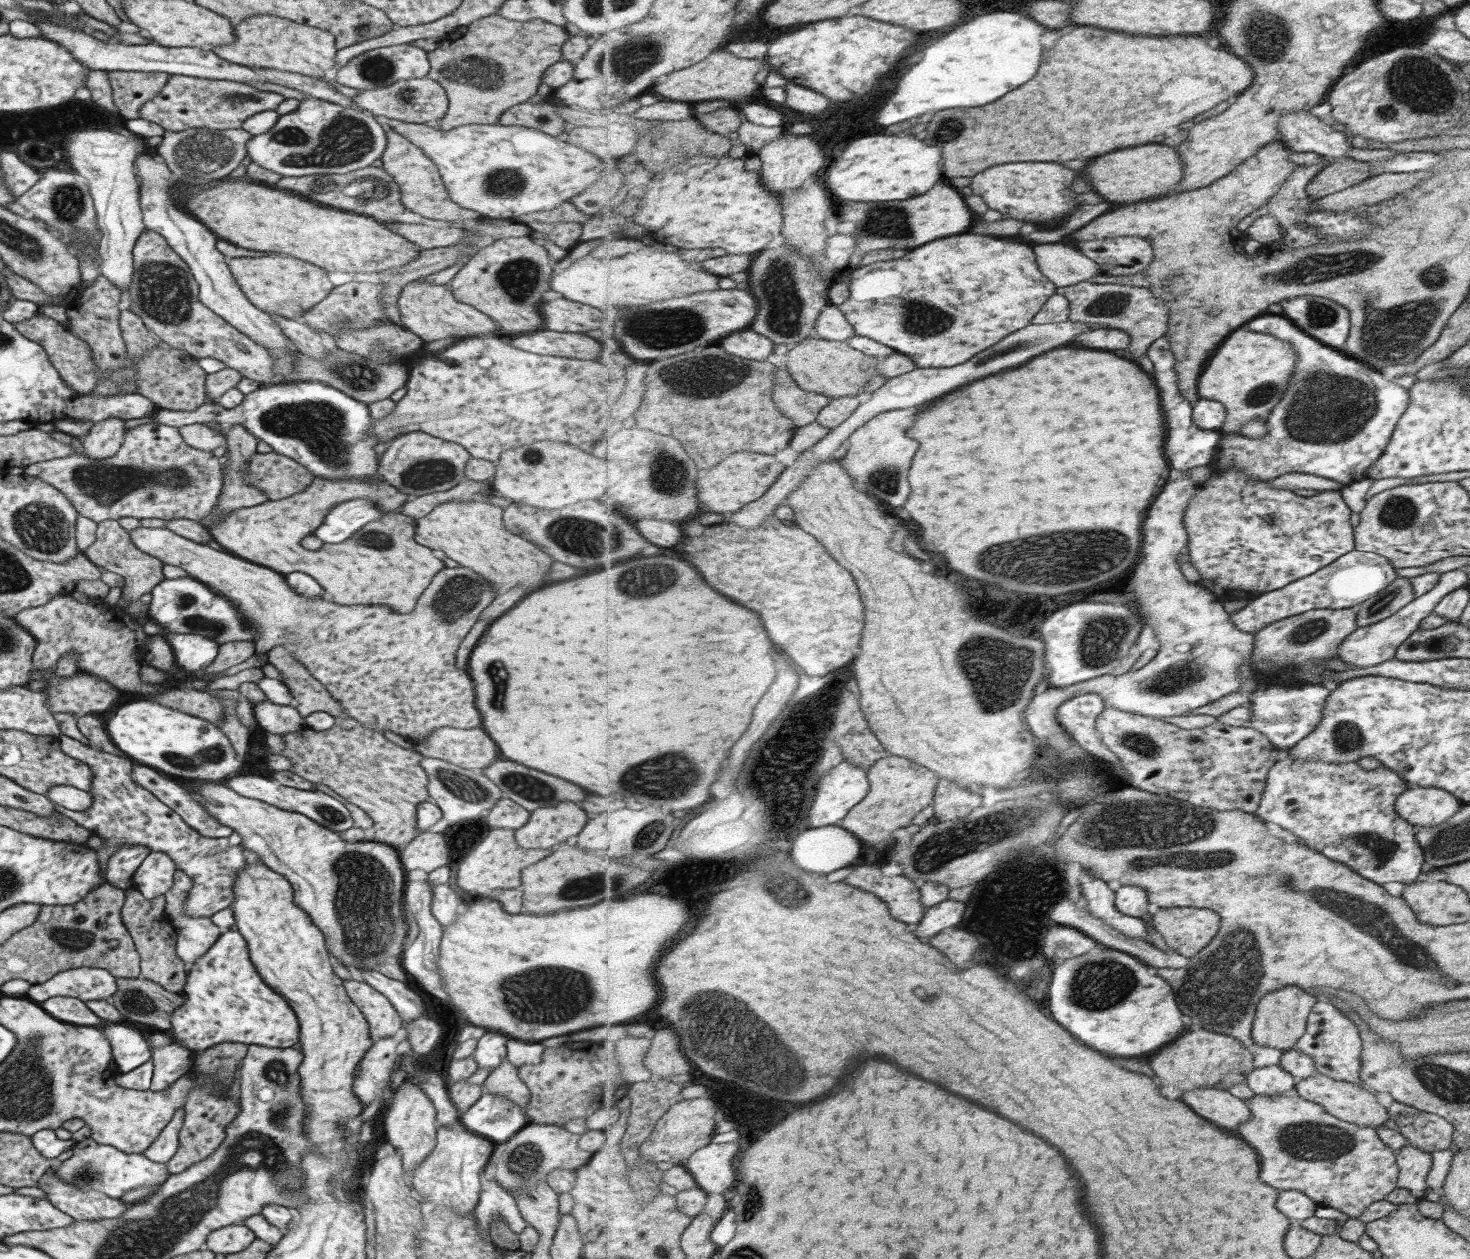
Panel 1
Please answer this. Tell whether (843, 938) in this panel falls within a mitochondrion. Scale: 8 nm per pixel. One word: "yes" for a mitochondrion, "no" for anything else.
no

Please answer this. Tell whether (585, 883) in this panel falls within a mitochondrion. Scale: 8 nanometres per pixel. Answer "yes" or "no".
yes

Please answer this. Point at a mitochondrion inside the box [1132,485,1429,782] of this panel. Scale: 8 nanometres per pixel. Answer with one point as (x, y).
(1181, 677)

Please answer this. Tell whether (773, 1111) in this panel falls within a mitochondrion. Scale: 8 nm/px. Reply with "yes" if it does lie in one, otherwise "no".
yes

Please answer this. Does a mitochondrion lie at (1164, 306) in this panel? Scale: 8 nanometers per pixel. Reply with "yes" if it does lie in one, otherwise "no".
no

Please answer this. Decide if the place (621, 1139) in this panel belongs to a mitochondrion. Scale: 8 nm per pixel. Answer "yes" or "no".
no

